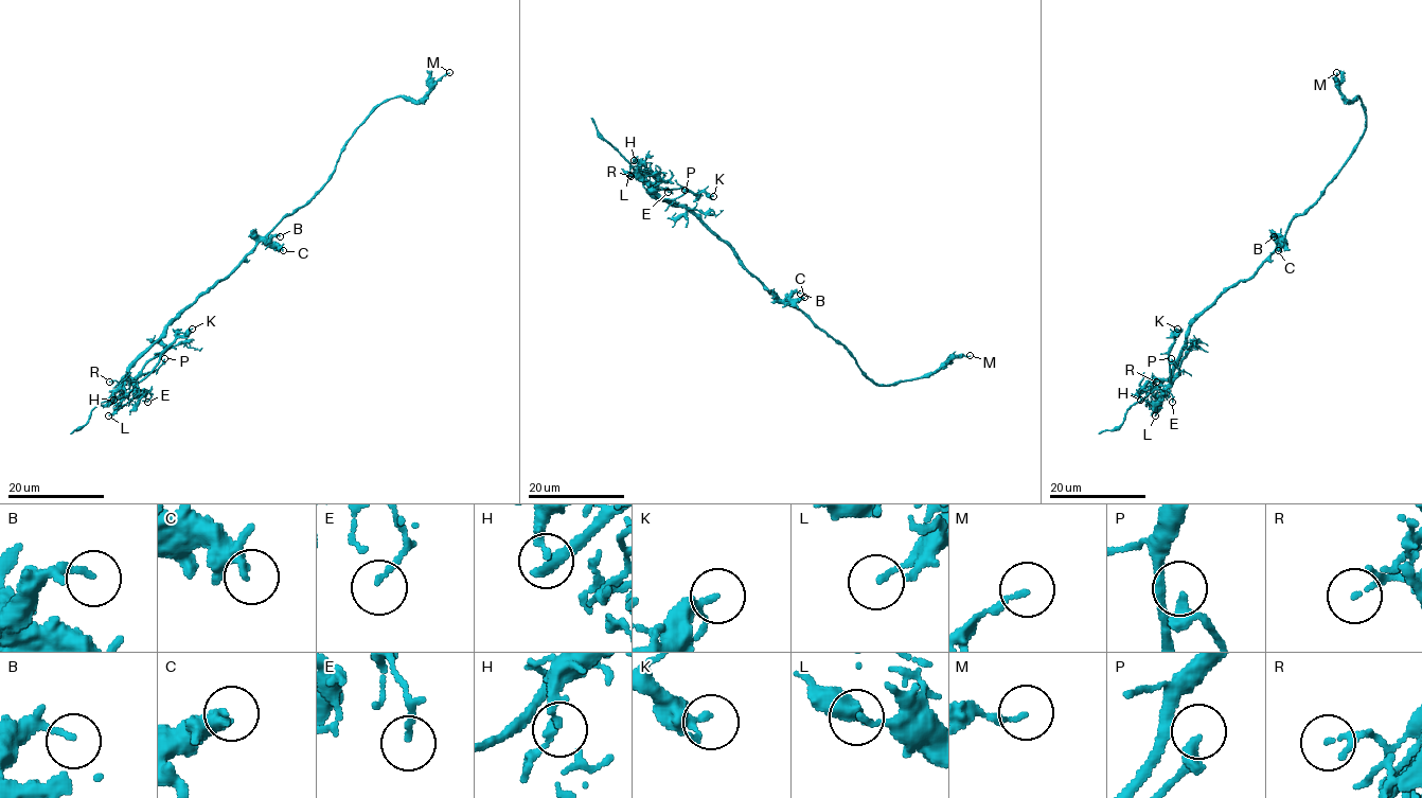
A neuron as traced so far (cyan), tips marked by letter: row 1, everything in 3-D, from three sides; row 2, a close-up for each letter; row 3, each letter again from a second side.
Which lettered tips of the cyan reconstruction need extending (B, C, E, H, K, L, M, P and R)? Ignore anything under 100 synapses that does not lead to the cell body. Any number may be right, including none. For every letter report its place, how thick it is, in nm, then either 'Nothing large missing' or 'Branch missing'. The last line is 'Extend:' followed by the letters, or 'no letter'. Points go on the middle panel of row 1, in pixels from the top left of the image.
B: Place: (800, 294). Thickness 180 nm. Nothing large missing
C: Place: (804, 297). Thickness 200 nm. Nothing large missing
E: Place: (668, 192). Thickness 140 nm. Nothing large missing
H: Place: (634, 160). Thickness 200 nm. Nothing large missing
K: Place: (713, 196). Thickness 320 nm. Nothing large missing
L: Place: (629, 175). Thickness 140 nm. Nothing large missing
M: Place: (970, 355). Thickness 130 nm. Nothing large missing
P: Place: (685, 190). Thickness 220 nm. Nothing large missing
R: Place: (630, 176). Thickness 90 nm. Nothing large missing
Extend: no letter

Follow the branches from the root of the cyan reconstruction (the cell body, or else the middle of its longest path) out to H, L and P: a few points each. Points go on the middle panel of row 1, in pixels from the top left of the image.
H: (771, 293), (692, 212), (659, 200), (639, 176), (634, 160)
L: (771, 293), (692, 212), (659, 200), (644, 179), (644, 183), (629, 175)
P: (771, 293), (692, 212), (672, 206), (650, 193), (657, 192), (665, 198), (675, 198), (685, 190)

